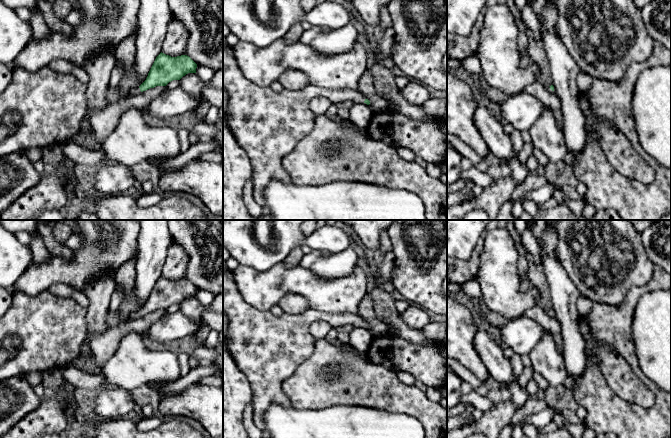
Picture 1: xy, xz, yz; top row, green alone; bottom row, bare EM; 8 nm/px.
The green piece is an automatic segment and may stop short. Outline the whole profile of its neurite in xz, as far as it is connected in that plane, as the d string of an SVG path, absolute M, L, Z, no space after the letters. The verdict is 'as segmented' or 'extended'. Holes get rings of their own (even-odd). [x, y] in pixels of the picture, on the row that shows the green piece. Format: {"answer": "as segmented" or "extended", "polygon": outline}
{"answer": "extended", "polygon": "M223 46L223 88L228 95L228 126L250 159L253 197L262 206L262 192L271 180L292 183L289 174L282 168L281 159L313 129L317 116L309 108L312 99L325 97L332 104L346 101L370 104L368 99L355 90L328 90L308 85L301 90L284 89L277 93L271 87L259 86L244 77L230 46Z"}

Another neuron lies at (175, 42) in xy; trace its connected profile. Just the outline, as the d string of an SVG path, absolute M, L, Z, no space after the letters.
M173 17L167 26L167 33L163 41L161 52L171 57L186 54L188 31L182 21Z

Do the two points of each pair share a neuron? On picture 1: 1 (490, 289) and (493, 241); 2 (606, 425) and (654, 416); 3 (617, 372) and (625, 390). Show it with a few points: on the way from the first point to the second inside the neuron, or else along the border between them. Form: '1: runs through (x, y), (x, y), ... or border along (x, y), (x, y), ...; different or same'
1: runs through (493, 277), (493, 253); same
2: runs through (618, 419), (642, 419); same
3: runs through (619, 376), (625, 386); same

